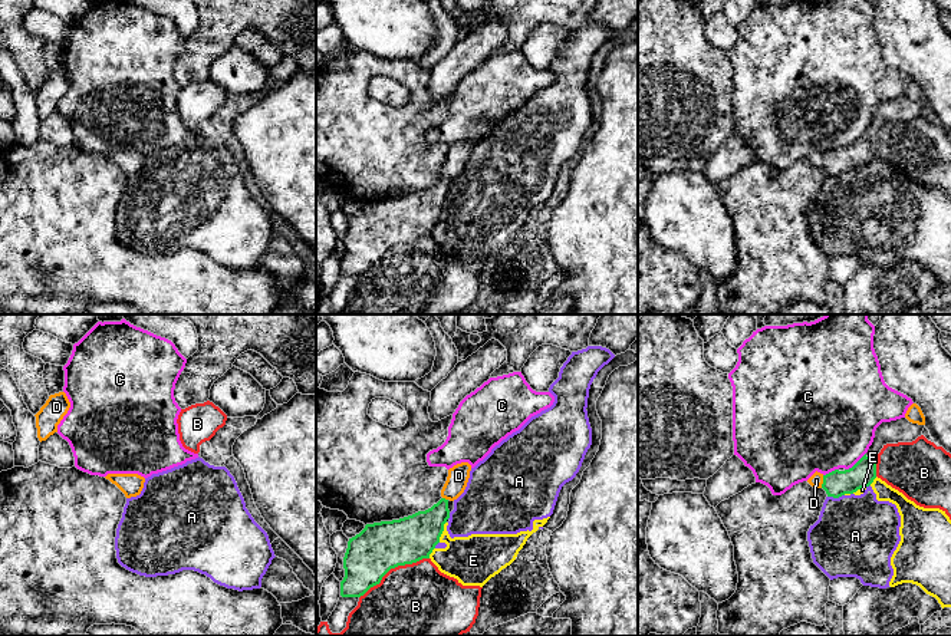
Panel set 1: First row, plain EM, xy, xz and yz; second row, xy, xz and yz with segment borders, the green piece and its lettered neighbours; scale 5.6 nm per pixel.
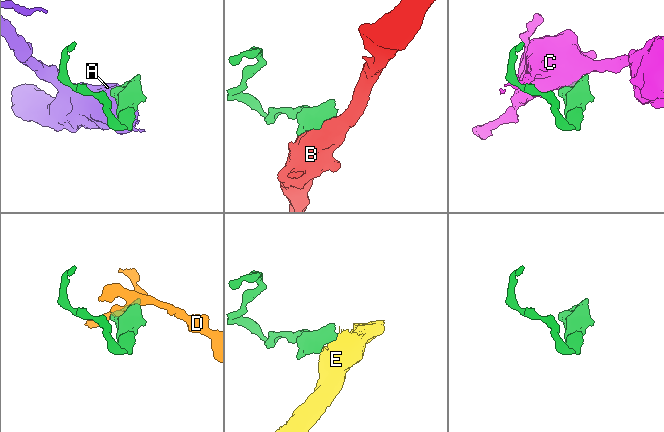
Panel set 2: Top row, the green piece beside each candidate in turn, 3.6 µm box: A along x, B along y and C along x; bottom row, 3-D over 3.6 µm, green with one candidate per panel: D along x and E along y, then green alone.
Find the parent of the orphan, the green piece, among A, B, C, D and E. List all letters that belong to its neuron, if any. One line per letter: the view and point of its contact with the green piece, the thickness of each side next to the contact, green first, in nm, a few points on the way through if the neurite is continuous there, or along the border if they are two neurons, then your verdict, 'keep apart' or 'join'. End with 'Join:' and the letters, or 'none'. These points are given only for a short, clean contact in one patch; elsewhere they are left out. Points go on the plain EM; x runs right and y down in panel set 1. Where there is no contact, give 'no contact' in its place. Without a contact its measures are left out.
A: meets green in yz at (835, 175); 140 nm thick on the green side, 460 nm on the other; keep apart
B: meets green in xz at (392, 246); 280 nm thick on the green side, 480 nm on the other; keep apart
C: meets green in yz at (856, 141); 140 nm thick on the green side, 480 nm on the other; keep apart
D: meets green in yz at (823, 160); 140 nm thick on the green side, 80 nm on the other; keep apart
E: meets green in xz at (443, 208); 260 nm thick on the green side, 280 nm on the other; border along xz (446, 200), (438, 220); keep apart
Join: none

